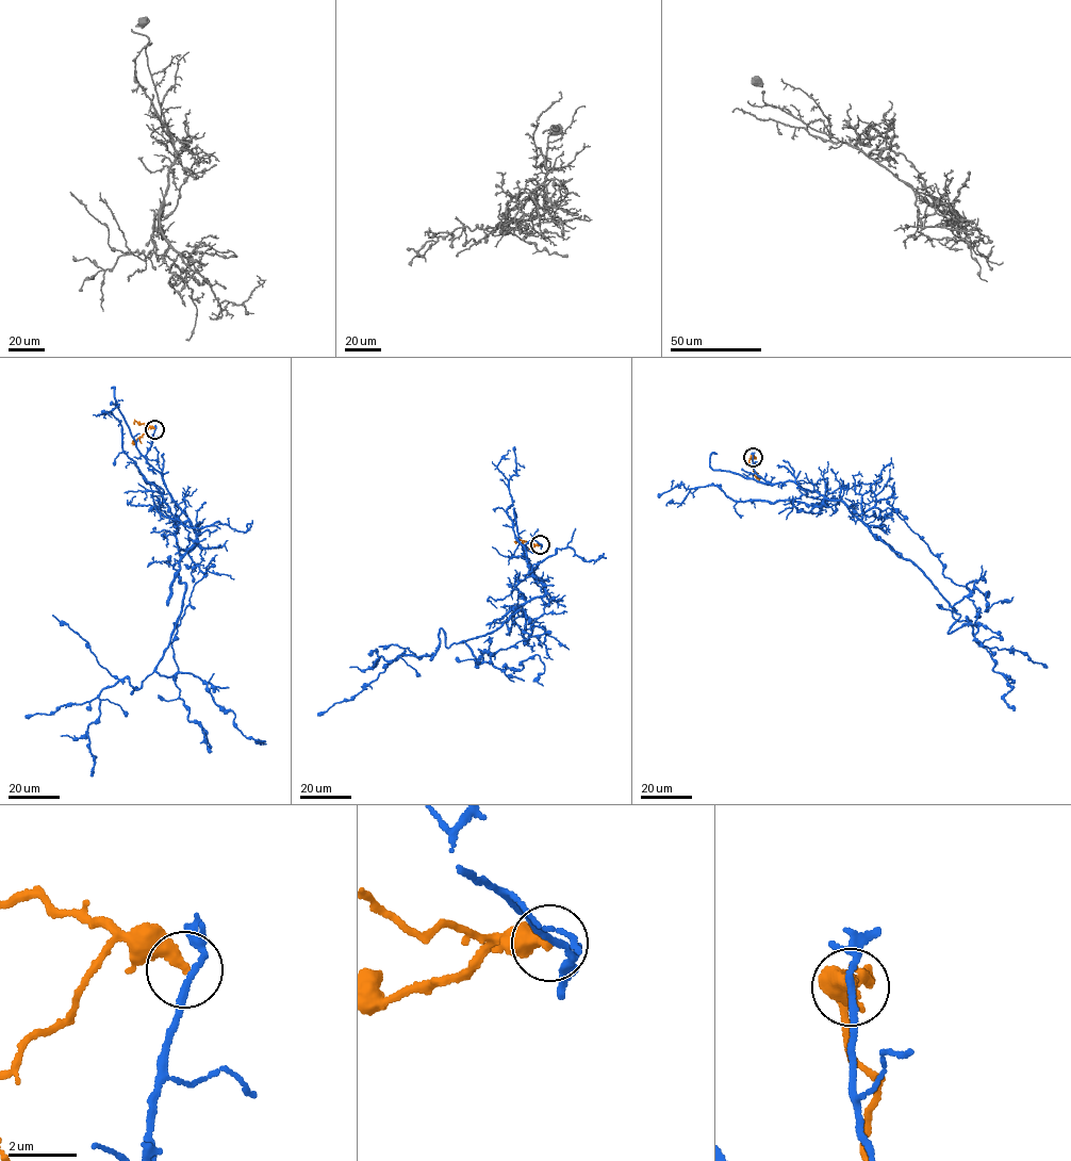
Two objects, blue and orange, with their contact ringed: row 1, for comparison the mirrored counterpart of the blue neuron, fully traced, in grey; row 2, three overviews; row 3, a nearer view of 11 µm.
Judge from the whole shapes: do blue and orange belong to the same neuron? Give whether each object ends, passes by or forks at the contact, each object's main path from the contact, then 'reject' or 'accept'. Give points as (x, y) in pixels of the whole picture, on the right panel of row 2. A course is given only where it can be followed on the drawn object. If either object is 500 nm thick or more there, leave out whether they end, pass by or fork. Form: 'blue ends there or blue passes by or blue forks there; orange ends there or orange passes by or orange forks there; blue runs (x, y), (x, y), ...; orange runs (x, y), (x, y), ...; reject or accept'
blue passes by; orange ends there; blue runs (753, 457), (767, 481), (841, 501), (909, 559), (960, 615), (948, 633), (968, 618), (979, 644), (1047, 667); orange runs (753, 457), (755, 475), (759, 480); reject

